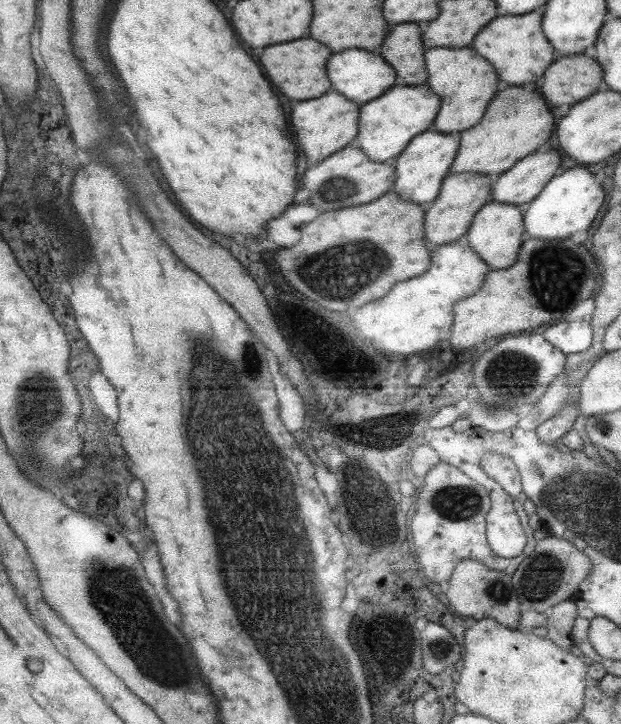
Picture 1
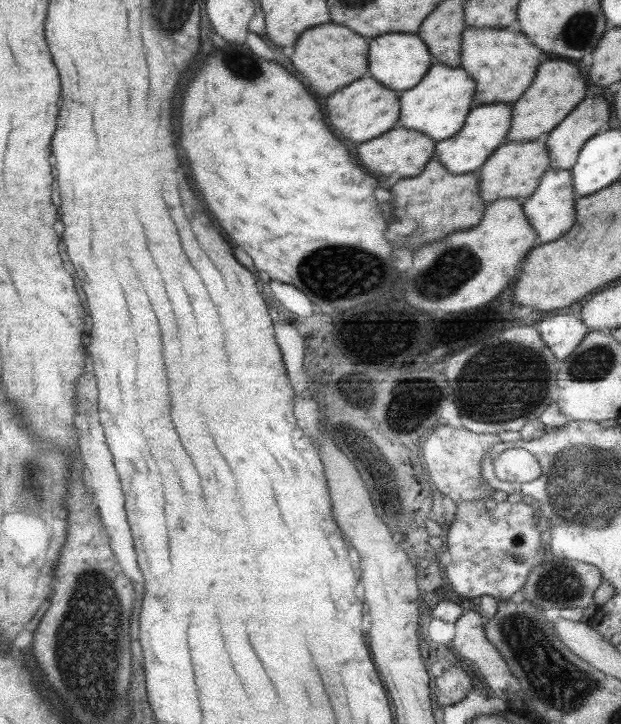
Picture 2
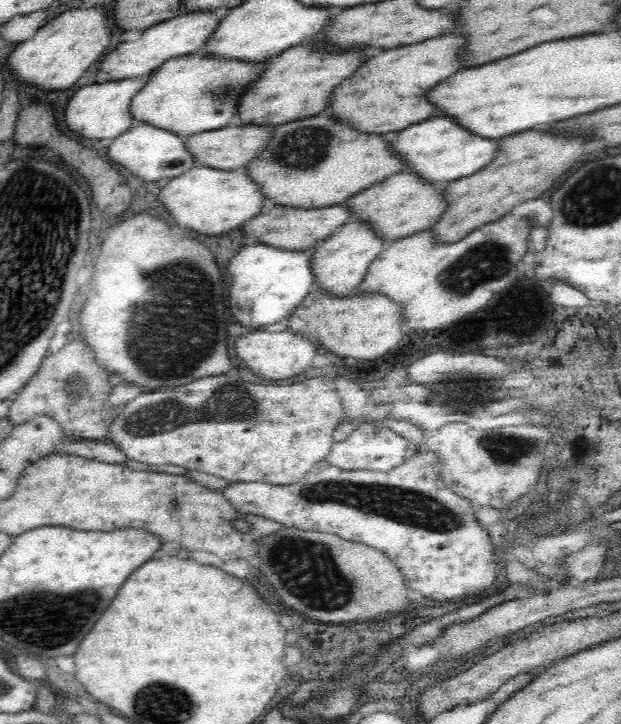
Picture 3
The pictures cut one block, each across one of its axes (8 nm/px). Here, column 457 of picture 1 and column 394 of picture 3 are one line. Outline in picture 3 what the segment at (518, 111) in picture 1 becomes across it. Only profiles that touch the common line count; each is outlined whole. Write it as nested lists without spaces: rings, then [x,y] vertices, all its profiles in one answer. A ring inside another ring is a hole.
[[[324,112],[276,125],[268,148],[248,162],[246,169],[260,182],[260,190],[280,205],[303,209],[337,205],[391,174],[409,169],[390,139],[393,134],[366,133]]]

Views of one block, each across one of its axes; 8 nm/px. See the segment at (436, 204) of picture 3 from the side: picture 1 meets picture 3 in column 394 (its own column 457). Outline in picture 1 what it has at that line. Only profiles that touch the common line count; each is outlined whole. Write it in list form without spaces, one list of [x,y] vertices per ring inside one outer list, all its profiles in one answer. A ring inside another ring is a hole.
[[[449,173],[443,177],[437,198],[424,211],[425,242],[429,247],[453,243],[462,240],[468,231],[475,213],[487,200],[491,200],[493,177],[483,173]]]

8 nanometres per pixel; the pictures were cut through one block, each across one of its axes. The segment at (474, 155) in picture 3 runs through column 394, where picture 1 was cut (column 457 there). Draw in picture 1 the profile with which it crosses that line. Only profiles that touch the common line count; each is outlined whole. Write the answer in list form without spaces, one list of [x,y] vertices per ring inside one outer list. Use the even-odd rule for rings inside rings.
[[[429,128],[415,135],[397,156],[394,166],[396,177],[392,190],[404,201],[414,202],[427,210],[437,198],[443,177],[449,174],[450,164],[459,148],[459,141],[458,134],[440,133],[436,128]]]

